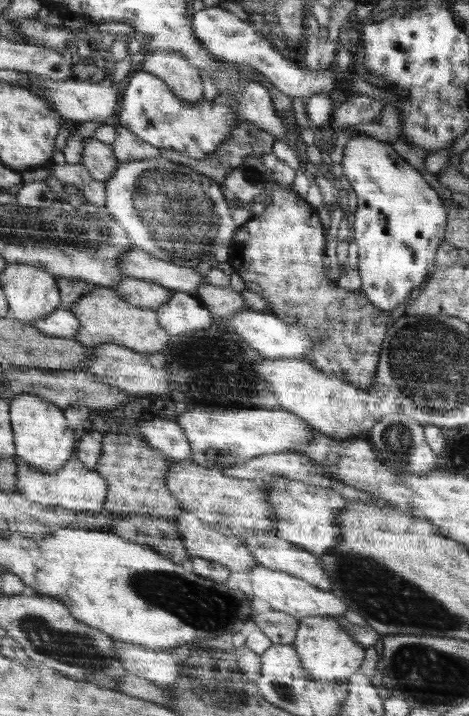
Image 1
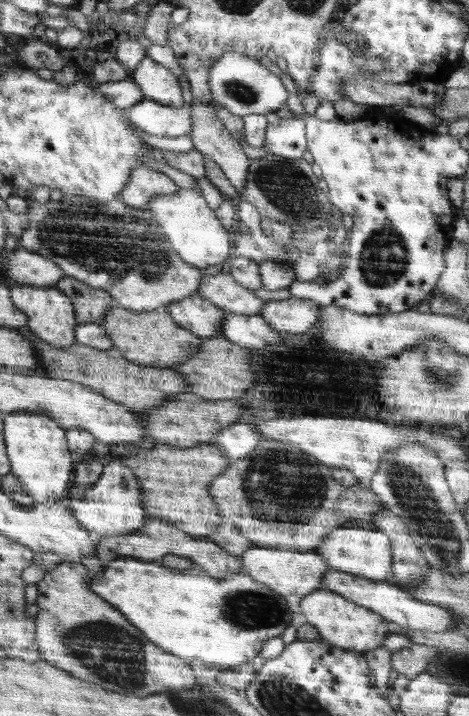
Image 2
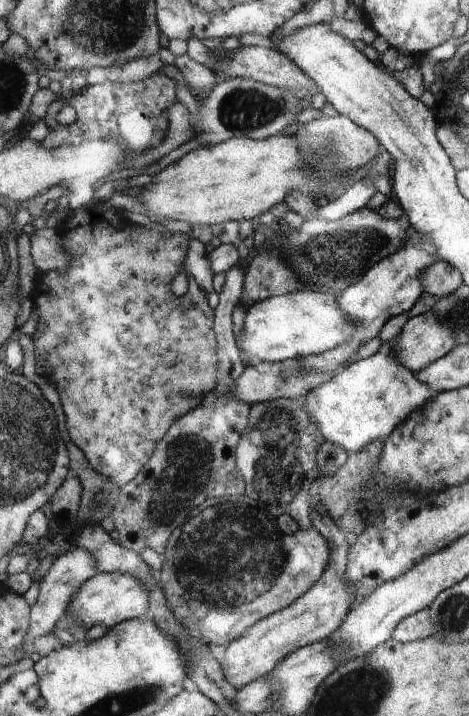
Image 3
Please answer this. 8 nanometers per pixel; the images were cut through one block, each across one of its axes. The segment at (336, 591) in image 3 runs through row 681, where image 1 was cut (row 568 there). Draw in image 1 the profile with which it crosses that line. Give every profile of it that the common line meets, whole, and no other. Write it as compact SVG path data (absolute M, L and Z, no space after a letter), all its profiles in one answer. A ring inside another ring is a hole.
M194 512L176 516L174 526L178 527L190 557L214 560L232 572L248 572L260 566L240 537L221 534L218 528L204 524Z

